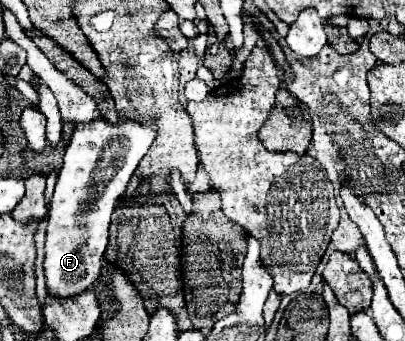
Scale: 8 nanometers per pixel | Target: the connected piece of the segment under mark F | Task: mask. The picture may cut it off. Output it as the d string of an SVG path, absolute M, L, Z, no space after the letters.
M95 120L91 126L75 126L47 214L43 270L49 296L73 298L101 276L111 214L153 140L155 126L139 126L129 120L121 124Z

